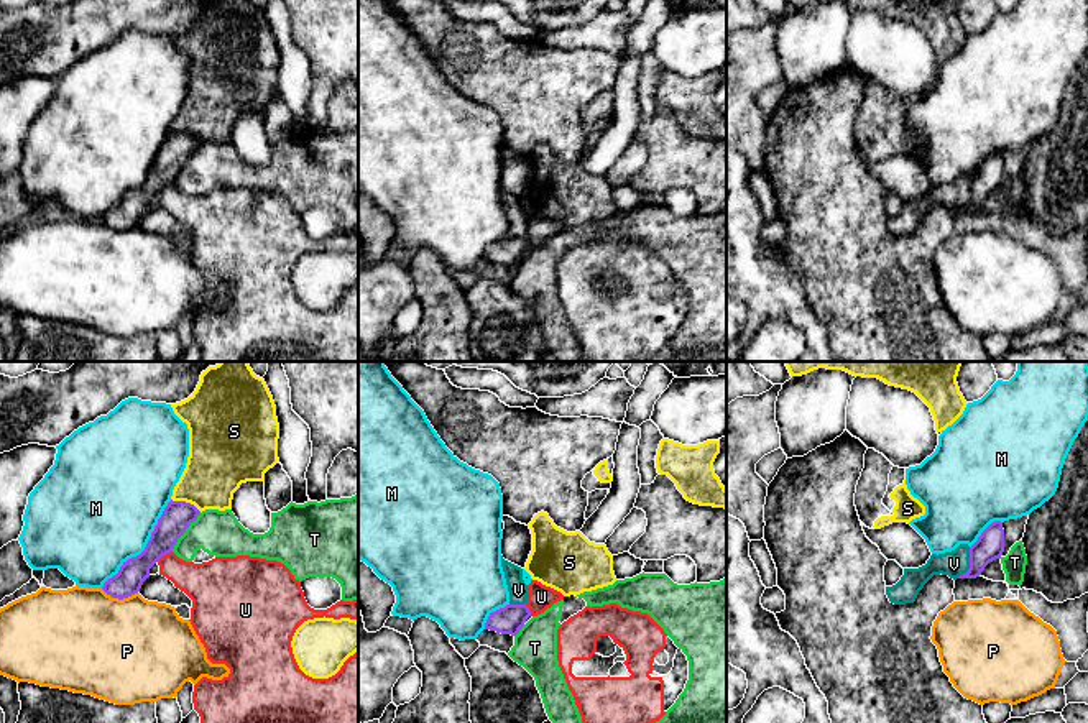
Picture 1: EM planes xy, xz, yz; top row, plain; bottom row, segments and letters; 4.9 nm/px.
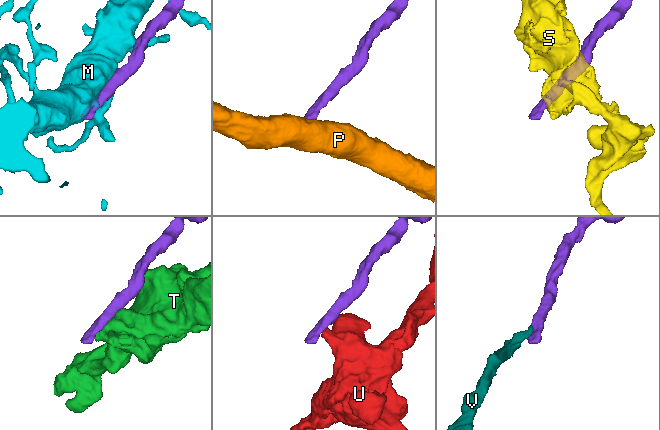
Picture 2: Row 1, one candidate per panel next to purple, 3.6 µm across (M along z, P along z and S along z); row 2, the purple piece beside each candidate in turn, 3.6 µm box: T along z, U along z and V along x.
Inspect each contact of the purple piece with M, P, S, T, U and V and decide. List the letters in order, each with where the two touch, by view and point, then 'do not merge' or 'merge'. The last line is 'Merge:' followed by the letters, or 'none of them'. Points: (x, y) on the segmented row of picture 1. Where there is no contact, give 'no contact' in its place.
M: contact xy (145, 548); do not merge
P: contact xy (119, 598); do not merge
S: contact xy (184, 501); do not merge
T: contact xy (184, 531); do not merge
U: contact xy (163, 554); do not merge
V: contact yz (970, 564); merge
Merge: V

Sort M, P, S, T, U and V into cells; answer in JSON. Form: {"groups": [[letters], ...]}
{"groups": [["M"], ["P"], ["S"], ["T"], ["U"], ["V"]]}

